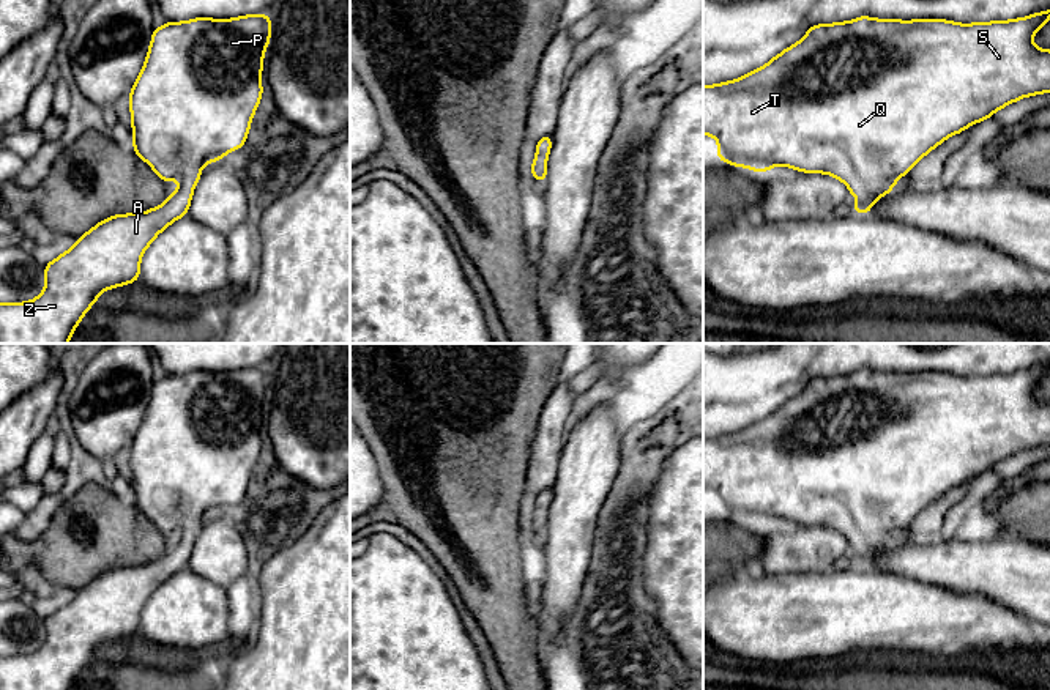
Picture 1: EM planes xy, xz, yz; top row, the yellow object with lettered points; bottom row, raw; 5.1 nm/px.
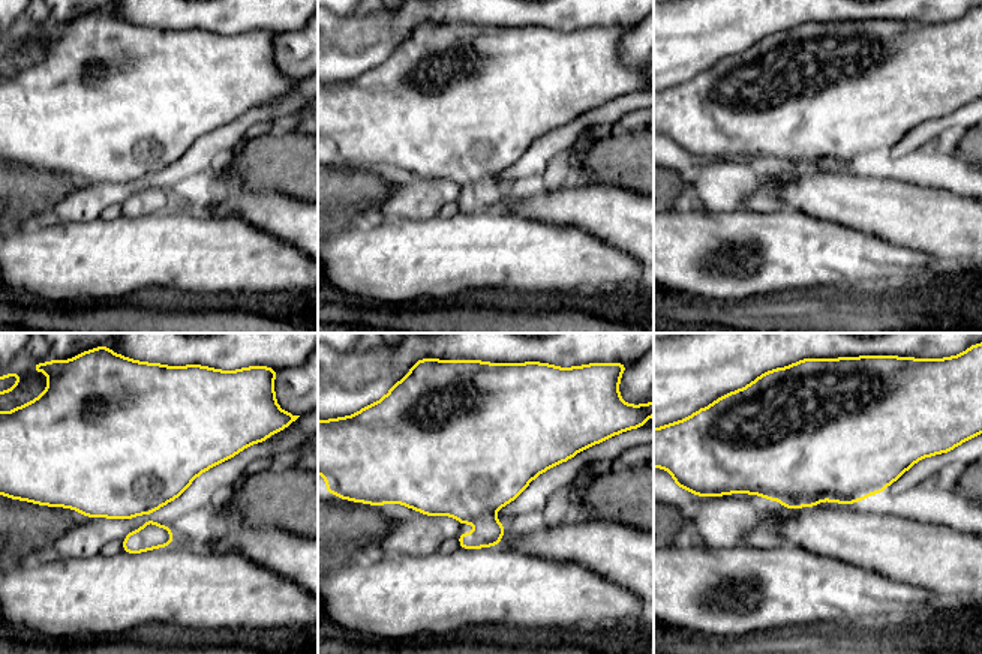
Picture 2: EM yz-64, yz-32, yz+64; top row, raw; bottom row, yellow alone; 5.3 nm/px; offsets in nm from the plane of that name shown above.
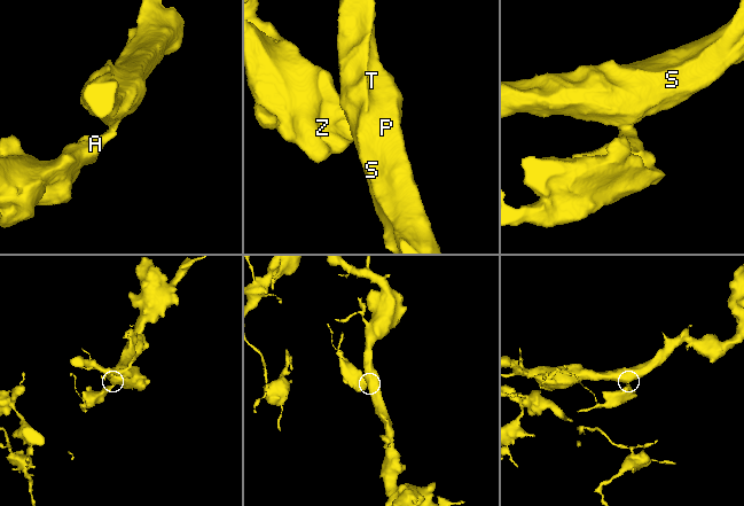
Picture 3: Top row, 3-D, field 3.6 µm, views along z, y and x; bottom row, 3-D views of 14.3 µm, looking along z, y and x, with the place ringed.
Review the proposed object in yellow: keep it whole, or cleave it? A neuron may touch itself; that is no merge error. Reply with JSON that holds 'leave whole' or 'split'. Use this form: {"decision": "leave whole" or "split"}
{"decision": "leave whole"}

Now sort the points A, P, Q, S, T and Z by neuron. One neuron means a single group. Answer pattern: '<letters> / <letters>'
A P Q S T Z

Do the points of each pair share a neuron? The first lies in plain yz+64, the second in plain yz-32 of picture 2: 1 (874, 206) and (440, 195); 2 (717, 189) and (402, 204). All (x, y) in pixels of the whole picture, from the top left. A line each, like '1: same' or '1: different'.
1: different
2: same

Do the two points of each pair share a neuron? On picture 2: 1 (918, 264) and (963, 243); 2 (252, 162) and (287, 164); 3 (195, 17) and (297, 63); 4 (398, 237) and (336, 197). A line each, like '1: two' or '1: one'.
1: two
2: one
3: two
4: two

